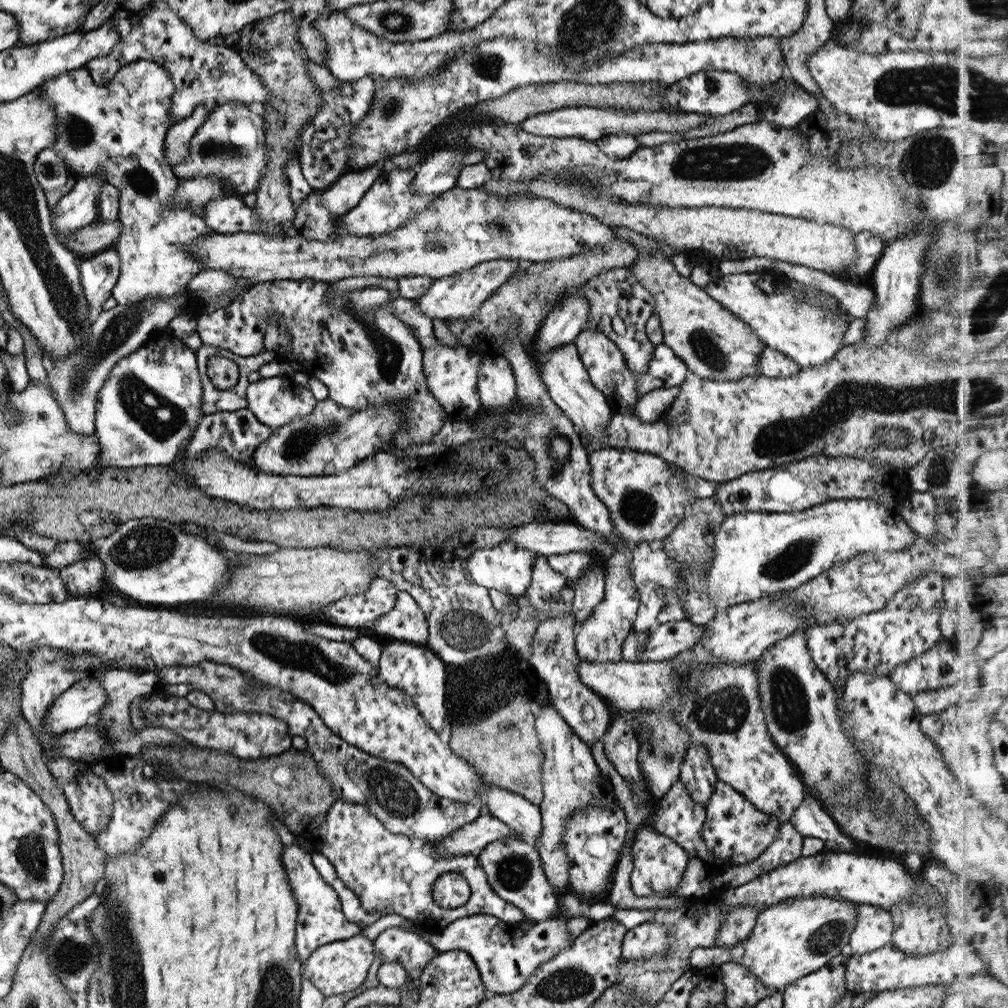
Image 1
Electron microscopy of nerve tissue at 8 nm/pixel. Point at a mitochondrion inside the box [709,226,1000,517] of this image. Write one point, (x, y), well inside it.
(945, 278)

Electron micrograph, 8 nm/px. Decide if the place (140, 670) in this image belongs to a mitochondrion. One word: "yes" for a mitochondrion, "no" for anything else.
no

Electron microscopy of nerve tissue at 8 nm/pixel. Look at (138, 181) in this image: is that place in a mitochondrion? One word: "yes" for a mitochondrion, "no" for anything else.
yes

